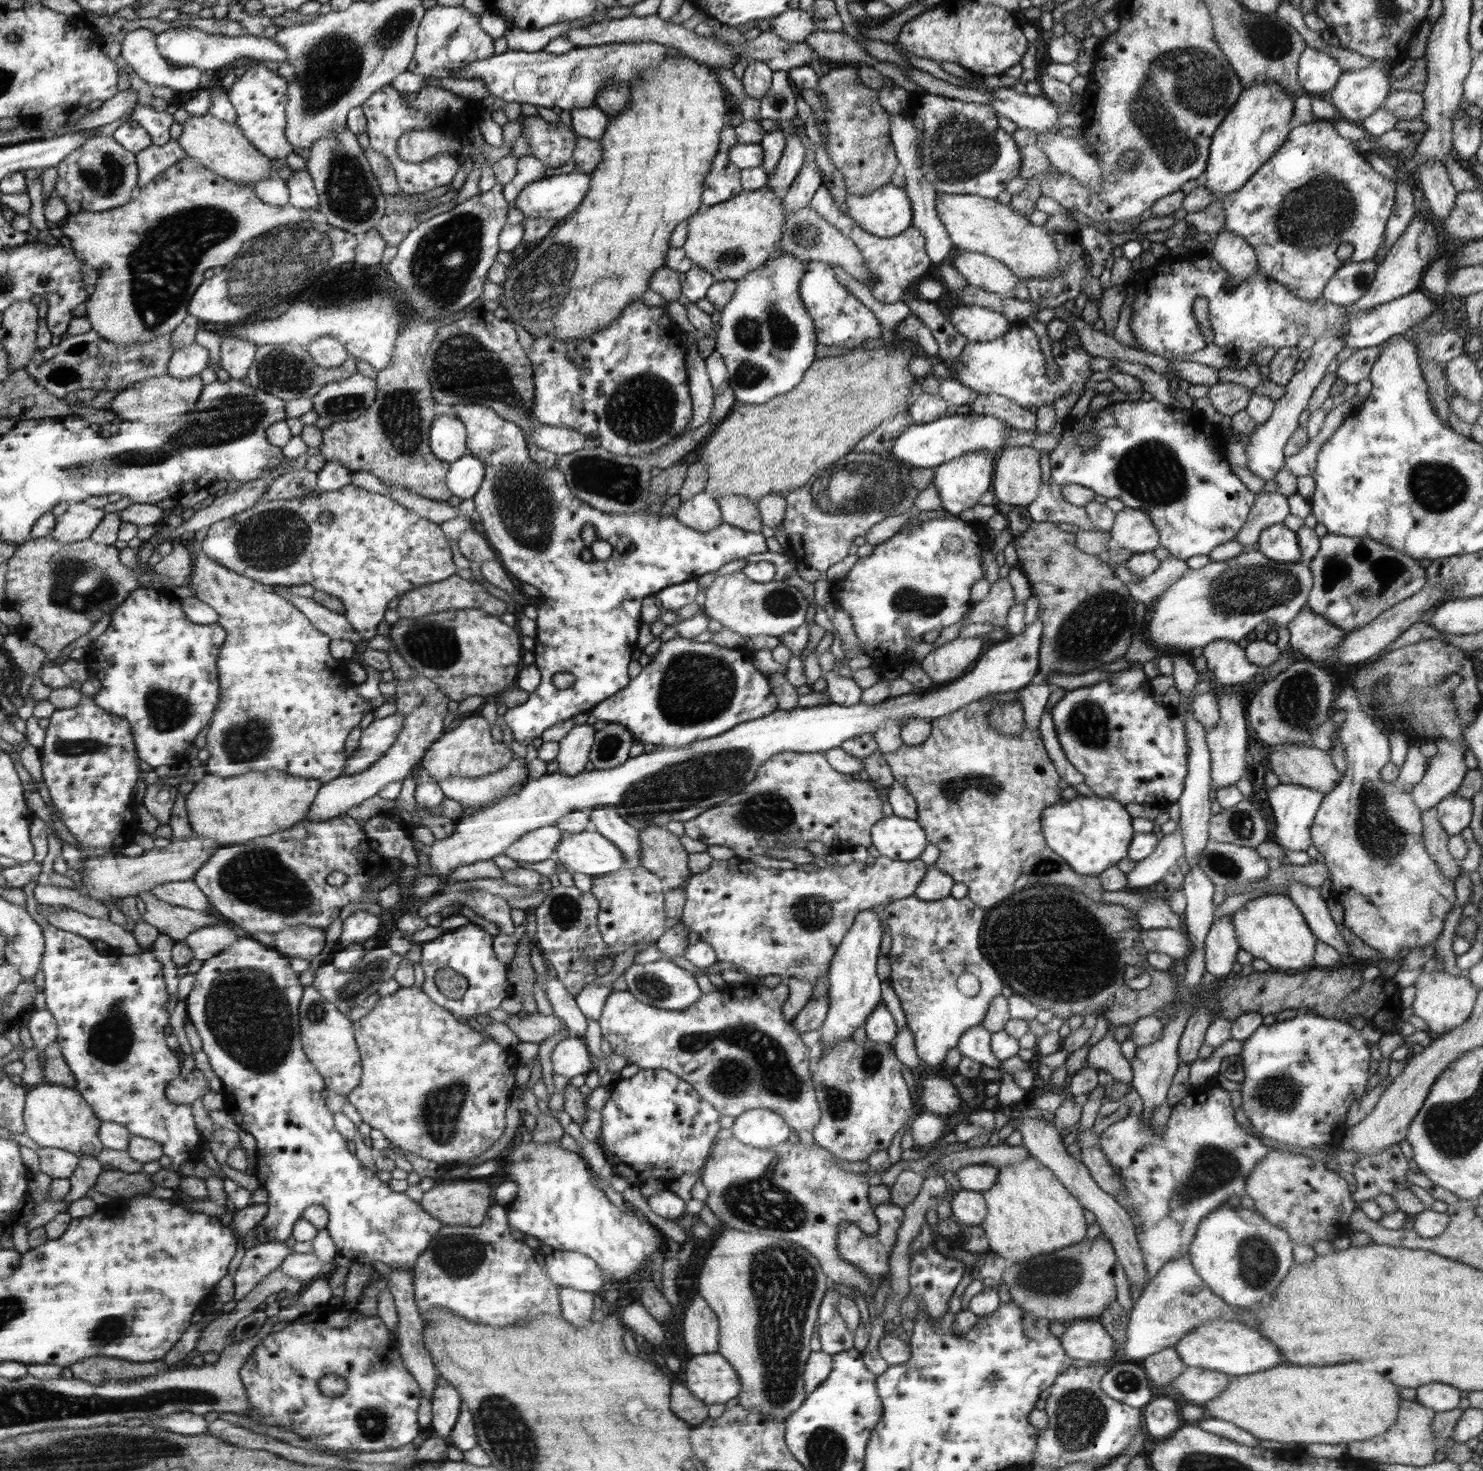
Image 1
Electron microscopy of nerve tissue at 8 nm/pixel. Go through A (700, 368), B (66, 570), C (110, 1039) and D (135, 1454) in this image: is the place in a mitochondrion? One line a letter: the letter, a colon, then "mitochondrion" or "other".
A: other
B: mitochondrion
C: mitochondrion
D: mitochondrion

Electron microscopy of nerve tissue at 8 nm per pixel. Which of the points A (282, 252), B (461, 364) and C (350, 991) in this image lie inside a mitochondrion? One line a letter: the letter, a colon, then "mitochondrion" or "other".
A: mitochondrion
B: mitochondrion
C: mitochondrion

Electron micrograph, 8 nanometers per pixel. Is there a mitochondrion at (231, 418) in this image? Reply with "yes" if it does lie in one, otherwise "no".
yes

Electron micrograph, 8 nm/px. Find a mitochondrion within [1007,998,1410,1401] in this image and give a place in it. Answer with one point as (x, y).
(1213, 1168)

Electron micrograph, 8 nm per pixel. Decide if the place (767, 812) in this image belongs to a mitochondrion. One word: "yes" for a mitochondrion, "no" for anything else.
yes

